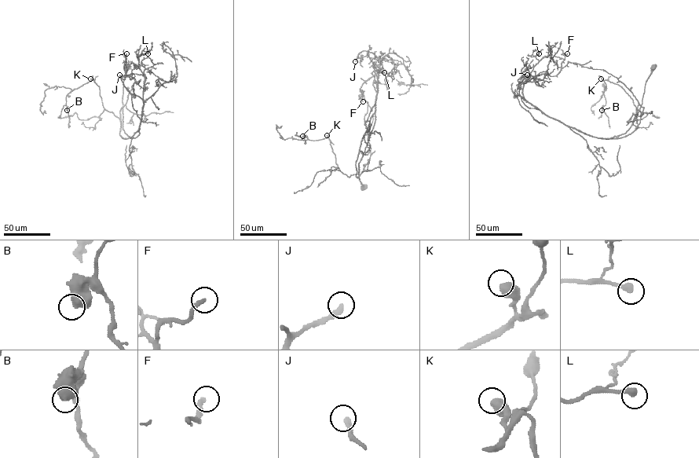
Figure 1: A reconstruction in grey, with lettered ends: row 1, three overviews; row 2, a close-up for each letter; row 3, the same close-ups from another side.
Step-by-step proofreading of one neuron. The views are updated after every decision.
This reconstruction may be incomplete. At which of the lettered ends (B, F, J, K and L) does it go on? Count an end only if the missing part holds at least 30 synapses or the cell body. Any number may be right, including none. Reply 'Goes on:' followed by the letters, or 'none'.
Goes on: J, L

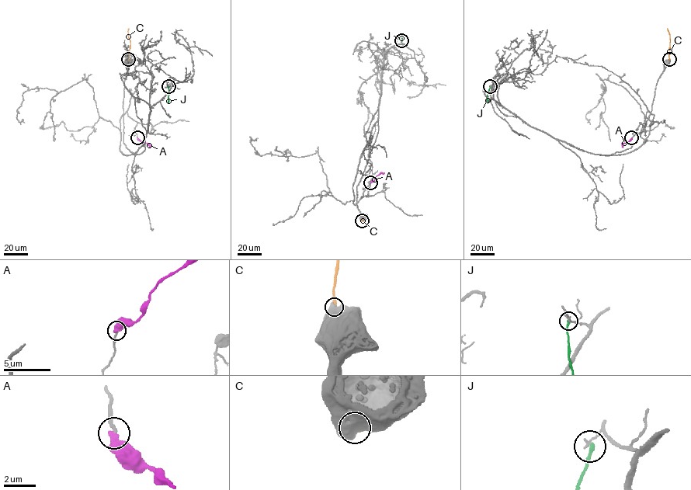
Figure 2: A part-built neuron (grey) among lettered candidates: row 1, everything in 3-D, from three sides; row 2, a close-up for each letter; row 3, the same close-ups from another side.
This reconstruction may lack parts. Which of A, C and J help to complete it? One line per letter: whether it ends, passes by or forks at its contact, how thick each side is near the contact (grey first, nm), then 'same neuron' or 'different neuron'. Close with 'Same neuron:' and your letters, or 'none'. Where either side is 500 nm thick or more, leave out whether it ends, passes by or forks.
A: it ends; calibres 170 and 480 nm; different neuron
C: calibres 950 and 440 nm; different neuron
J: it ends; calibres 160 and 240 nm; different neuron
Same neuron: none

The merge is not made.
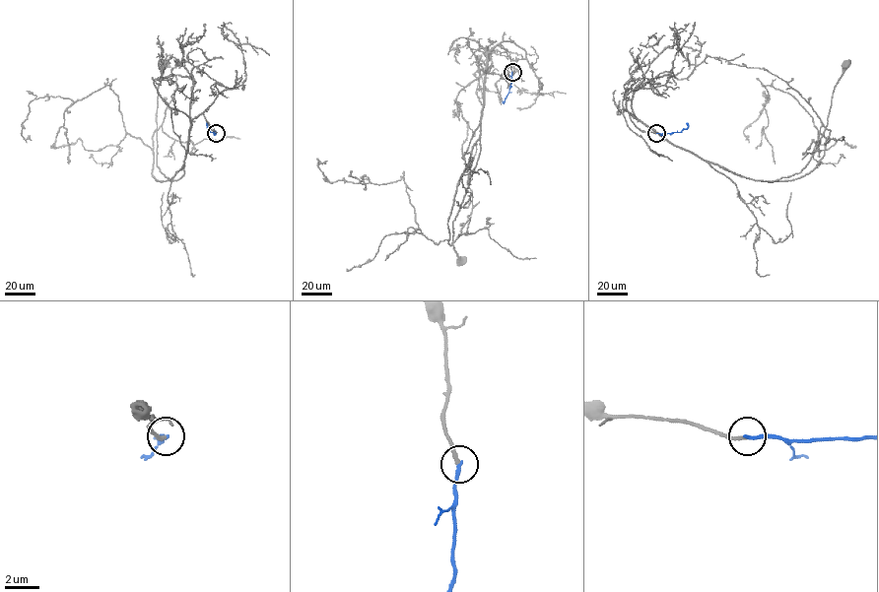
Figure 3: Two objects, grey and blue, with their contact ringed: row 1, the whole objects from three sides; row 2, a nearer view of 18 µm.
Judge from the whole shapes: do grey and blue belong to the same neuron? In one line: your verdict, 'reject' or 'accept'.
accept

